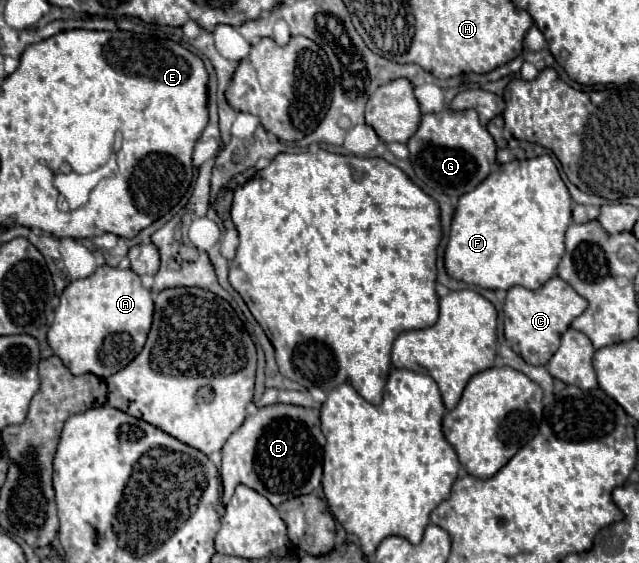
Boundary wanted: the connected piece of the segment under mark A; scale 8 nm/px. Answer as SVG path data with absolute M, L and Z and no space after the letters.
M111 266L97 268L89 278L73 280L61 294L61 302L55 310L55 320L47 332L47 342L51 350L63 360L63 364L75 374L95 374L99 378L107 378L117 374L127 366L139 350L143 350L147 334L153 322L153 298L147 288L141 286L141 278L133 270L121 270Z

